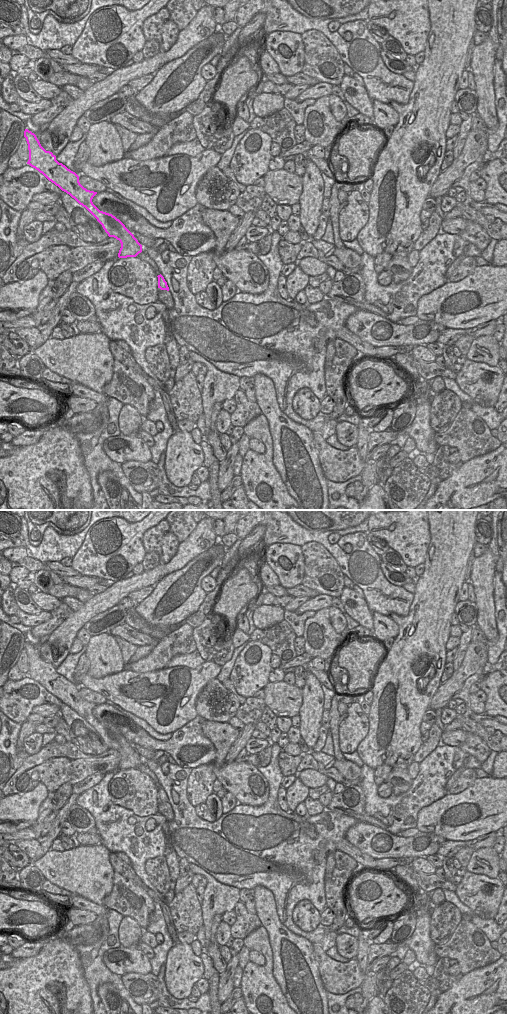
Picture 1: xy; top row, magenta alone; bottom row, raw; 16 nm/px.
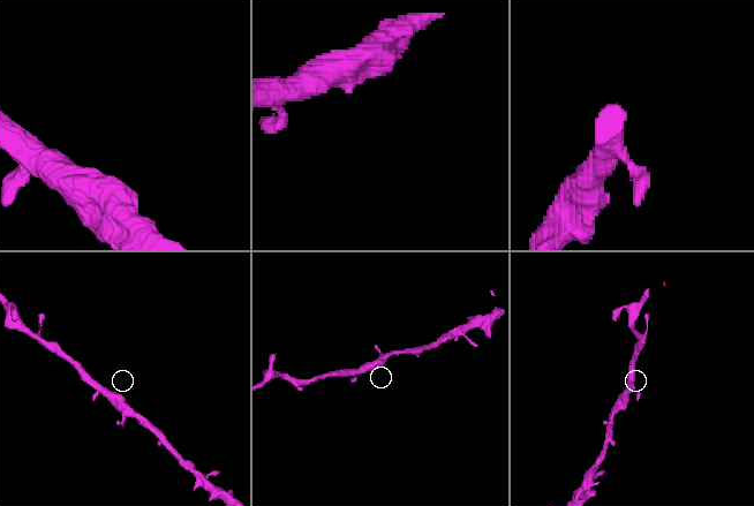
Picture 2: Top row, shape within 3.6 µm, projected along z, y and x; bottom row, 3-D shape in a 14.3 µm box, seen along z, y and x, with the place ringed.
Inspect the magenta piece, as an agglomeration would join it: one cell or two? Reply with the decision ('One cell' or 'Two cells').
One cell

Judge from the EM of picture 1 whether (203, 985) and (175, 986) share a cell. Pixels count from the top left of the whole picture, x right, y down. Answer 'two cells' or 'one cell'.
two cells

